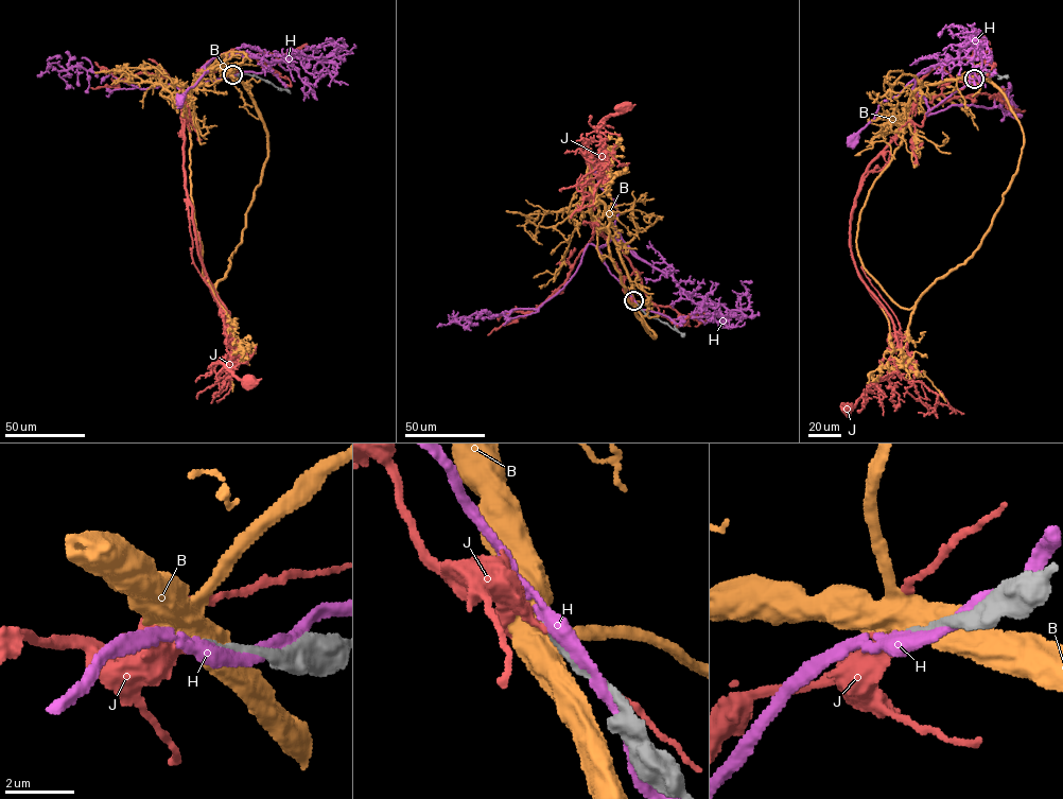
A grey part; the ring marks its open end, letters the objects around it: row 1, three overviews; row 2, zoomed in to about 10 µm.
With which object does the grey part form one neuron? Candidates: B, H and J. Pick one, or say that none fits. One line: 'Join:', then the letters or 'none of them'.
Join: none of them

